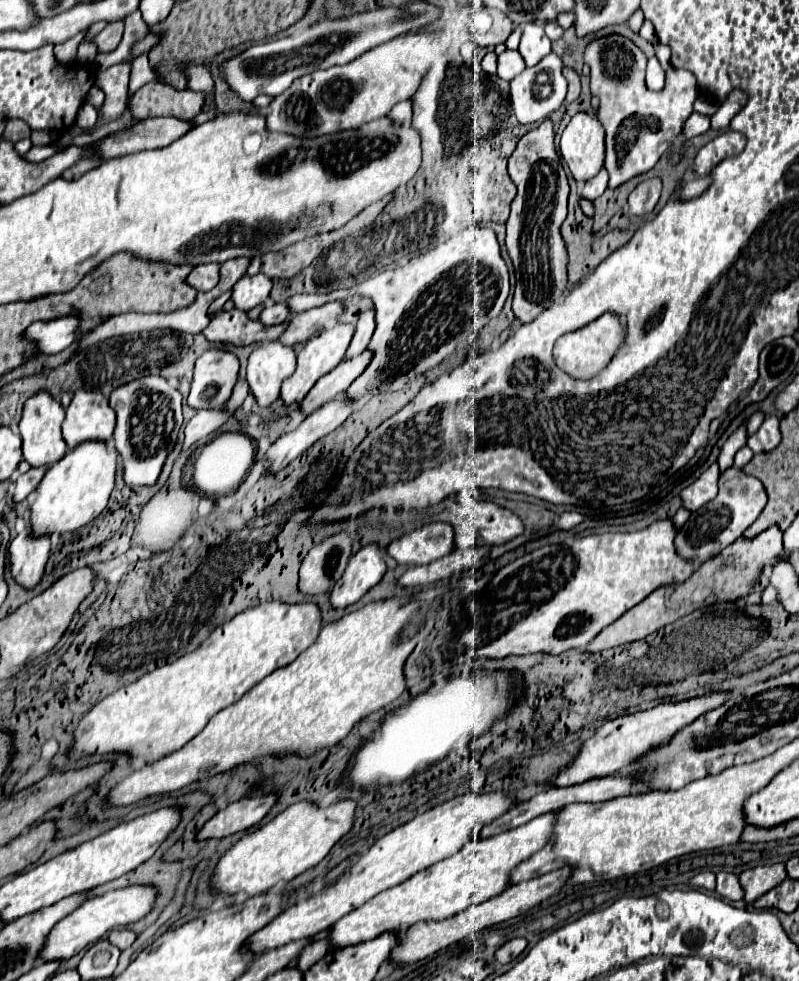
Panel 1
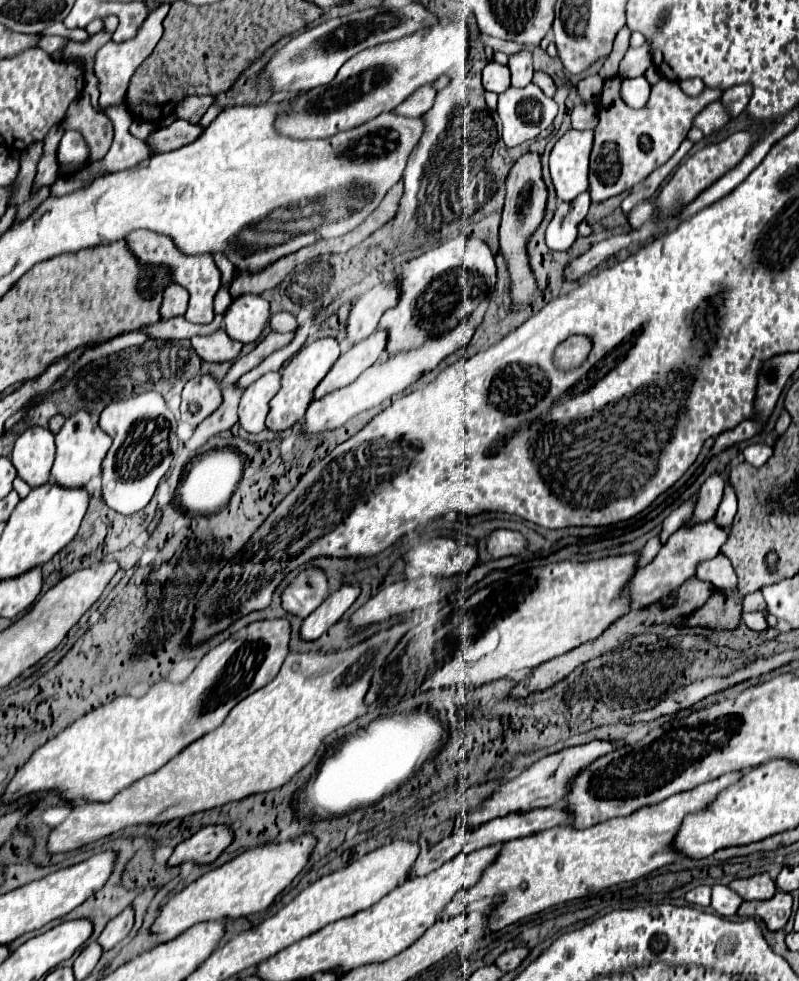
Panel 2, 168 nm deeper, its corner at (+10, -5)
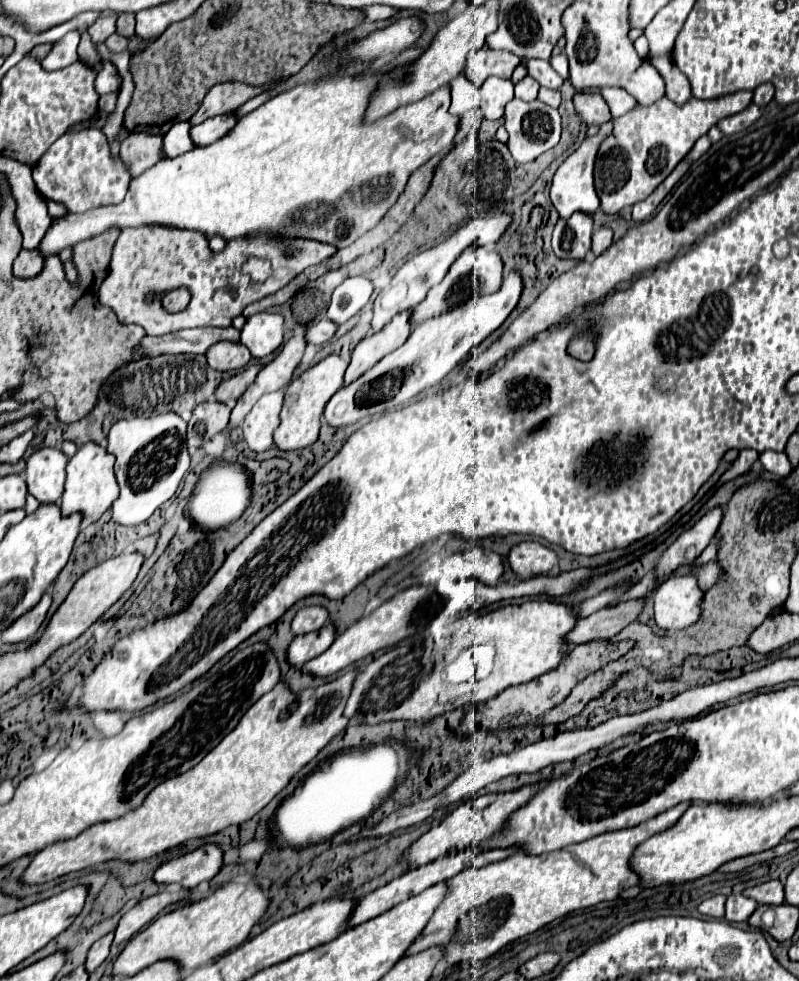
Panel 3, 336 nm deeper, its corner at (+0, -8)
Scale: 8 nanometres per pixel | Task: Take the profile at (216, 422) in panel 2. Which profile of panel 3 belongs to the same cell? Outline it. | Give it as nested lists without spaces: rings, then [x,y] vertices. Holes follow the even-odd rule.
[[[304,333],[292,337],[288,343],[282,345],[282,349],[278,351],[276,359],[272,359],[258,375],[256,381],[246,389],[246,393],[240,397],[240,401],[236,403],[236,407],[232,409],[230,415],[230,425],[228,429],[234,429],[252,409],[252,405],[266,393],[278,391],[282,387],[286,387],[292,381],[294,369],[298,367],[302,355],[306,349],[306,337]]]

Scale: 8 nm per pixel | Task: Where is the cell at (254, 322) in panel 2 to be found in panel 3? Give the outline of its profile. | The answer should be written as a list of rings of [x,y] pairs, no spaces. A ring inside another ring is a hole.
[[[256,313],[246,319],[240,343],[248,347],[254,359],[264,359],[274,353],[284,339],[284,325],[278,313]]]

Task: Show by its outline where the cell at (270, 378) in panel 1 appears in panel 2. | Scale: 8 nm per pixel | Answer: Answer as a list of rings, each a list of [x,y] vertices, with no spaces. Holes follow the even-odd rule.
[[[268,372],[250,384],[240,400],[240,426],[252,434],[264,430],[262,412],[268,414],[270,398],[280,390],[280,372]]]

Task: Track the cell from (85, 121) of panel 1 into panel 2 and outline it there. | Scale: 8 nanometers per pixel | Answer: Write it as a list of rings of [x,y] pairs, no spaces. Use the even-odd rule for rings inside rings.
[[[66,130],[60,140],[60,146],[58,146],[58,162],[64,166],[74,164],[80,170],[84,166],[82,162],[86,162],[86,158],[88,158],[88,146],[84,144],[82,134],[76,130]]]

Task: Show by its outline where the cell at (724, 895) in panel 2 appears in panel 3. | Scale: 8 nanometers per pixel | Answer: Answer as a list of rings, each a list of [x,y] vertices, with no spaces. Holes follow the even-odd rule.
[[[730,895],[726,901],[726,921],[748,921],[748,917],[756,911],[758,903],[744,895]]]

